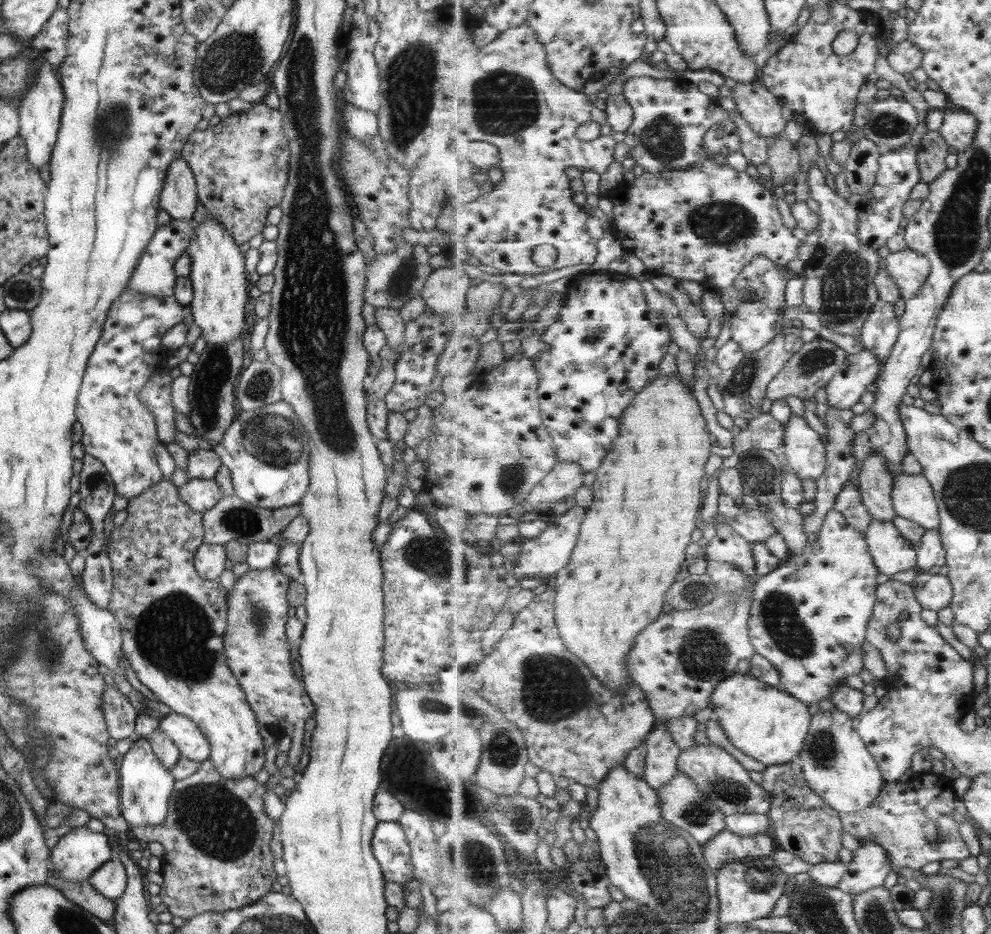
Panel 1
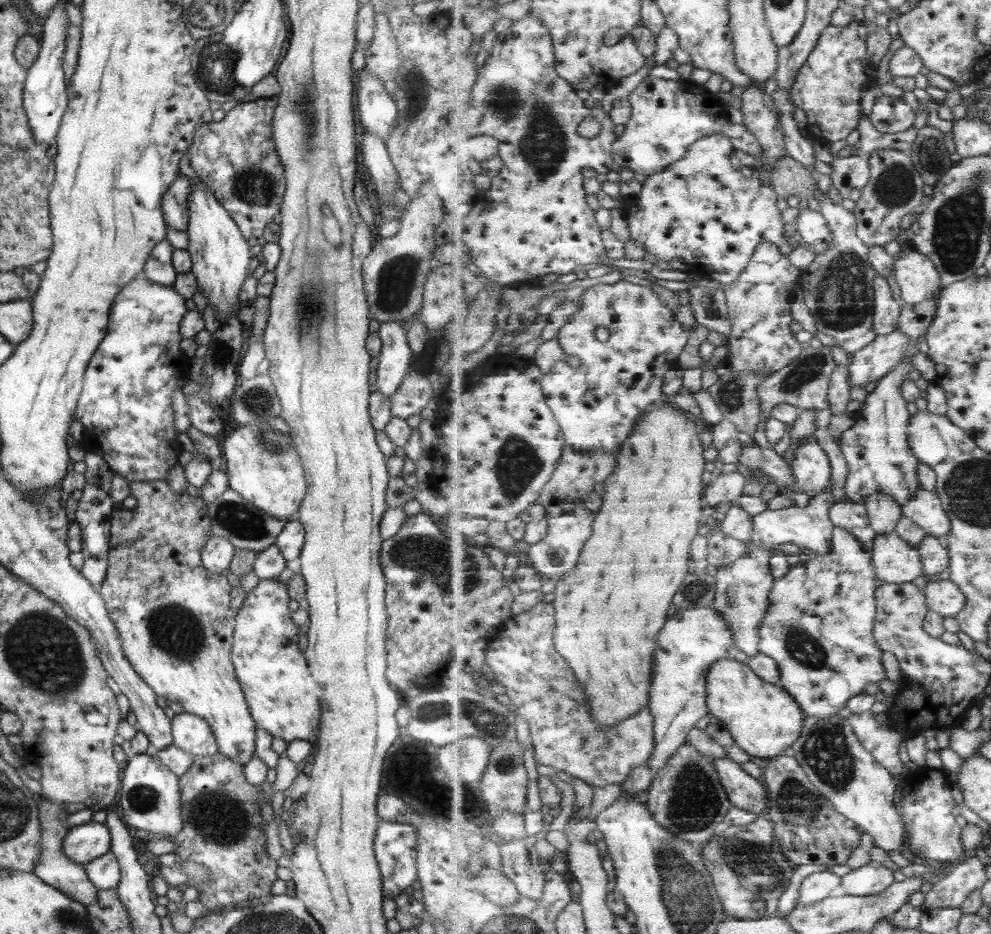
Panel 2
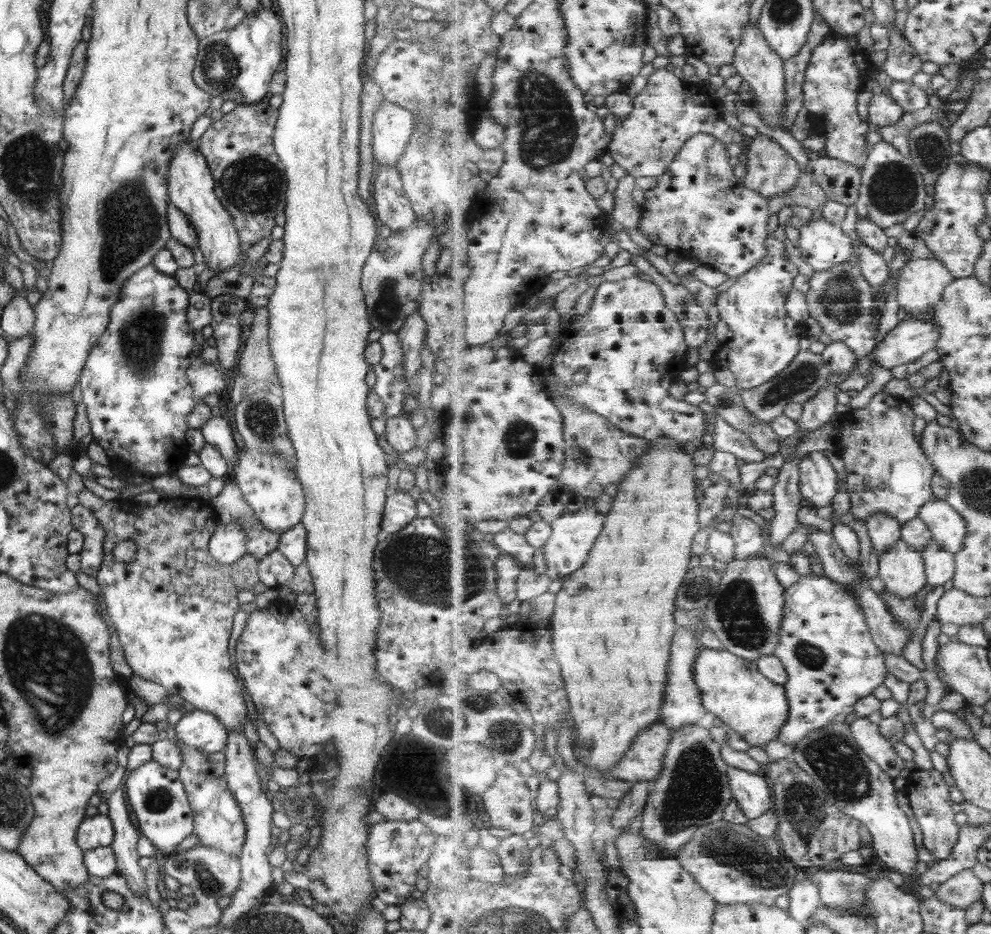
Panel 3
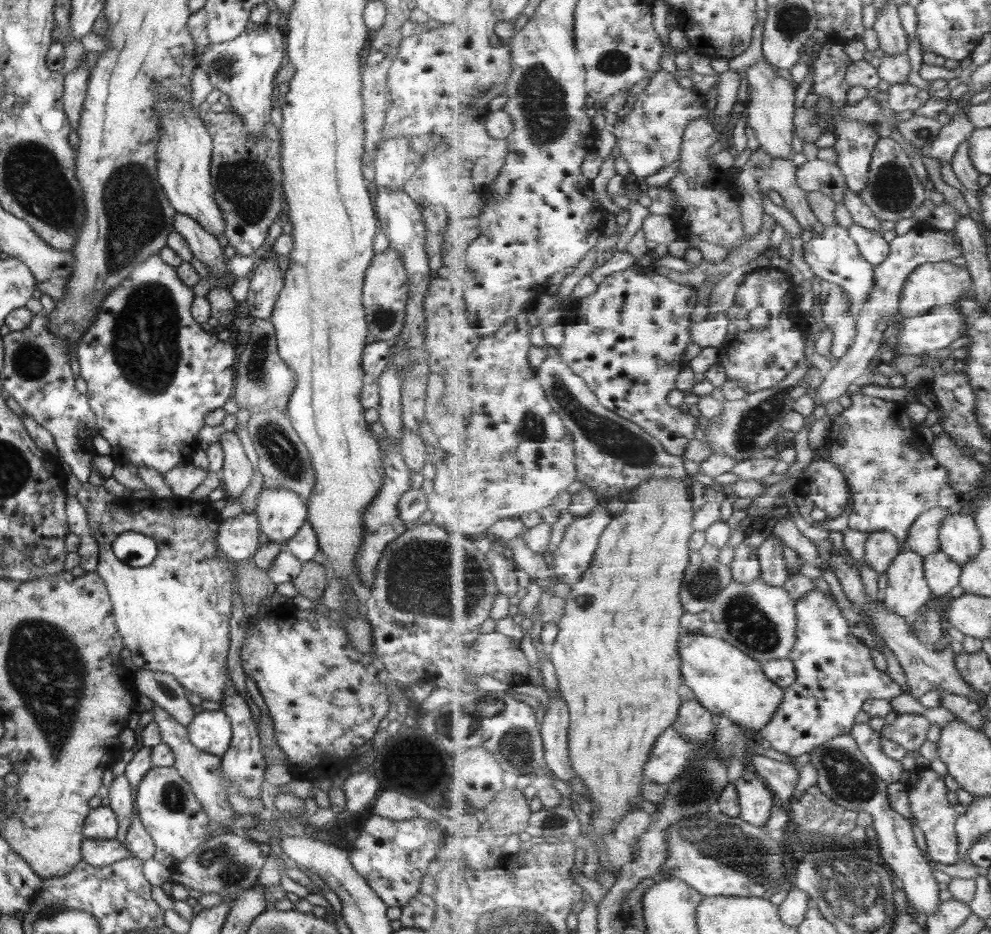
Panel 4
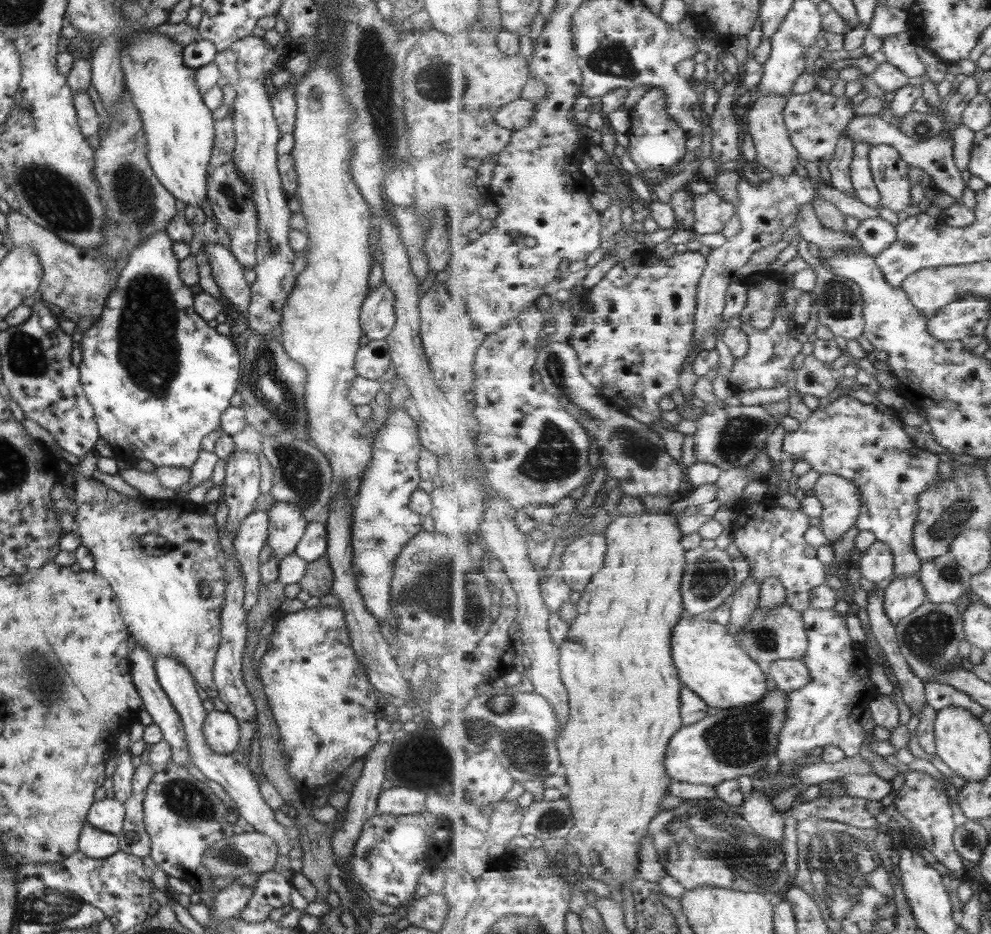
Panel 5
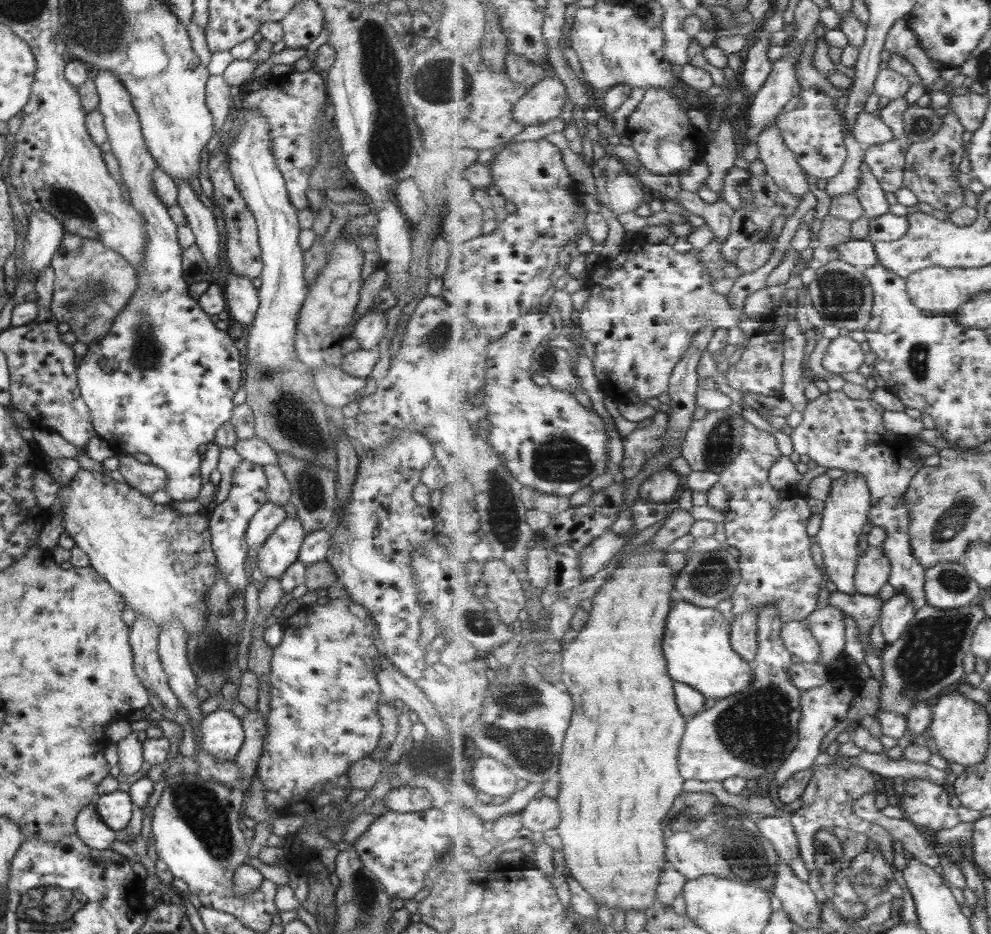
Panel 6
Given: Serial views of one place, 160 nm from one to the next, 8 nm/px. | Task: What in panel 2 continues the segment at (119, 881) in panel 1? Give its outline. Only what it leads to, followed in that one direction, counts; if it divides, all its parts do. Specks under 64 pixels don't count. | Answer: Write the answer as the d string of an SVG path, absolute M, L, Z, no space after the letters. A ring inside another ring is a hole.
M111 851L103 856L82 865L89 882L97 890L117 888L120 879L120 868L115 855Z

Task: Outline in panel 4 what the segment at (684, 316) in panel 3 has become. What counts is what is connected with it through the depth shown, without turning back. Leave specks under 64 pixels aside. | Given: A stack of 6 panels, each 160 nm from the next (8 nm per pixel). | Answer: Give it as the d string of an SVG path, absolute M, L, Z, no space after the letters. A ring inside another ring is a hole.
M719 311L717 315L691 326L692 342L704 348L724 347L728 337L727 328L731 325L727 313Z

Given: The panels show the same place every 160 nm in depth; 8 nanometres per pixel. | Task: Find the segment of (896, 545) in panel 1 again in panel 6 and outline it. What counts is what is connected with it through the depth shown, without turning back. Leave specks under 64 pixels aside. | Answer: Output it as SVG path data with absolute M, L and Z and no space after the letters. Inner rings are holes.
M895 593L885 601L880 616L880 628L887 644L894 643L910 626L916 615L916 604L905 594Z

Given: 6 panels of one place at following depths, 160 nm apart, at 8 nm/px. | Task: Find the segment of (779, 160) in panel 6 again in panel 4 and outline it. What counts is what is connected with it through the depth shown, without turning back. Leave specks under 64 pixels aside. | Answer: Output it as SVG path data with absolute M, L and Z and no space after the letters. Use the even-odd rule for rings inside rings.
M767 60L757 62L753 67L746 70L748 90L750 99L746 102L747 124L753 128L754 134L758 139L760 148L765 149L775 158L793 158L793 130L795 124L795 90L794 84L781 78L775 67L771 66Z

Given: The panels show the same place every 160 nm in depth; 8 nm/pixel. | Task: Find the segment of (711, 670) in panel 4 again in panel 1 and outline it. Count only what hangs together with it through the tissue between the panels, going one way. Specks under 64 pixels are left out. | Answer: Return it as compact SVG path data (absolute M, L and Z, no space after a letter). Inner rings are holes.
M736 672L720 682L712 696L712 704L713 716L717 718L728 740L766 767L794 762L810 735L812 715L809 705L750 673Z

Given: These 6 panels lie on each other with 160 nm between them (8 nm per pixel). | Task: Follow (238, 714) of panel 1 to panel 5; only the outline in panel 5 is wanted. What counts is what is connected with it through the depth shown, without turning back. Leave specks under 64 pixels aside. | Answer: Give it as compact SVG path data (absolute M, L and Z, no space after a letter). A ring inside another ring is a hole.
M73 476L74 501L77 507L73 531L79 535L80 545L93 556L92 568L109 584L119 607L124 630L135 640L135 646L145 649L149 657L177 661L183 665L193 682L208 697L216 696L212 681L212 667L220 641L220 612L225 601L225 571L223 553L214 516L206 514L203 506L179 498L145 499L126 497L92 477ZM143 534L157 534L166 542L167 550L161 556L145 555L139 547Z

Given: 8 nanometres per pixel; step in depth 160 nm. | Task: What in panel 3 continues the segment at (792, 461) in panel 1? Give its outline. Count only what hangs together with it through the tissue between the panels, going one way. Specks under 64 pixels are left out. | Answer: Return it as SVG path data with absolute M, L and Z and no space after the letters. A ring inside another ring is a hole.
M812 452L800 460L800 489L805 500L816 508L833 506L839 476L823 452Z

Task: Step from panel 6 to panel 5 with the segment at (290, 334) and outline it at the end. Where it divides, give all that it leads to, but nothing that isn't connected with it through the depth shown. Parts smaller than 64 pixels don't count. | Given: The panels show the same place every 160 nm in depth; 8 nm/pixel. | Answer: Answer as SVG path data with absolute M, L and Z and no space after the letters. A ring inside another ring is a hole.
M247 36L233 42L222 52L216 52L215 65L219 75L225 78L227 86L235 92L233 100L233 132L235 146L233 160L241 180L249 186L251 198L256 206L259 229L255 247L255 264L252 269L255 280L250 284L249 306L246 308L247 324L253 335L275 337L279 334L279 319L283 303L293 288L295 279L291 274L291 262L295 260L289 248L287 231L290 229L287 220L291 213L287 208L287 199L281 193L281 184L276 167L275 144L280 132L272 116L269 93L263 86L267 76L280 62L279 53L271 48L262 38Z

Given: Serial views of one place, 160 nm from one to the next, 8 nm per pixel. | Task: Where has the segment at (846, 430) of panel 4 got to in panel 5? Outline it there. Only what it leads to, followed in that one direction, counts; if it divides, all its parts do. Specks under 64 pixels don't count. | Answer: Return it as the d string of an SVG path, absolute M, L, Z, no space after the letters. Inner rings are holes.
M843 395L837 397L824 409L812 411L812 415L800 423L796 431L786 433L783 437L783 449L793 455L795 460L804 460L815 471L824 474L837 474L851 481L860 490L861 516L856 528L870 531L878 541L887 544L893 552L895 578L918 576L923 564L914 546L914 527L918 524L920 495L940 480L939 456L926 449L915 446L907 434L903 420L895 413L885 414L875 404L865 404L859 400Z

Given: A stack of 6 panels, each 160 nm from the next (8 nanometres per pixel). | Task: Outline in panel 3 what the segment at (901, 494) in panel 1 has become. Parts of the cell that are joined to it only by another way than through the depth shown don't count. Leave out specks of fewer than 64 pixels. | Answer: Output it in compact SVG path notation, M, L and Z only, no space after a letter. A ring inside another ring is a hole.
M935 499L923 505L918 517L927 523L933 533L933 541L941 545L942 549L957 554L965 548L969 532L967 522L946 499Z

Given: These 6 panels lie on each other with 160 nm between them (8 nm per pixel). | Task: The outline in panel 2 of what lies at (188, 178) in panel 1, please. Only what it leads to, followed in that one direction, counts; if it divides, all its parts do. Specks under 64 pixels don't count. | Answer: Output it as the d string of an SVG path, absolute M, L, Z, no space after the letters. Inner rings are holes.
M179 174L161 197L160 209L164 223L173 230L185 231L188 227L189 182L187 177Z

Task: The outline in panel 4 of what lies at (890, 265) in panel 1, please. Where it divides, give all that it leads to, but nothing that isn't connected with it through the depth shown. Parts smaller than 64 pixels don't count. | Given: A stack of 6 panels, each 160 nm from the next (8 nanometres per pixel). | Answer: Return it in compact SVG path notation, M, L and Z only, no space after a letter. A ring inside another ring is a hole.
M949 261L922 264L908 276L903 287L900 314L903 318L930 314L938 306L957 302L965 291L973 288L973 277L965 265L957 267Z

